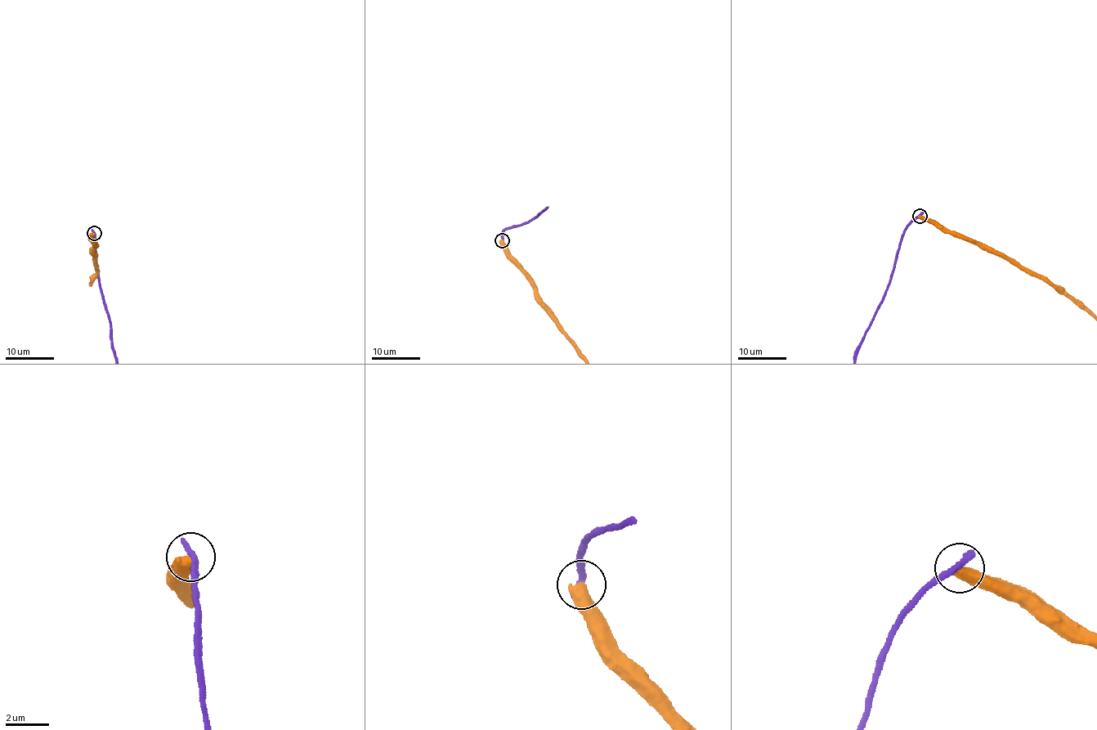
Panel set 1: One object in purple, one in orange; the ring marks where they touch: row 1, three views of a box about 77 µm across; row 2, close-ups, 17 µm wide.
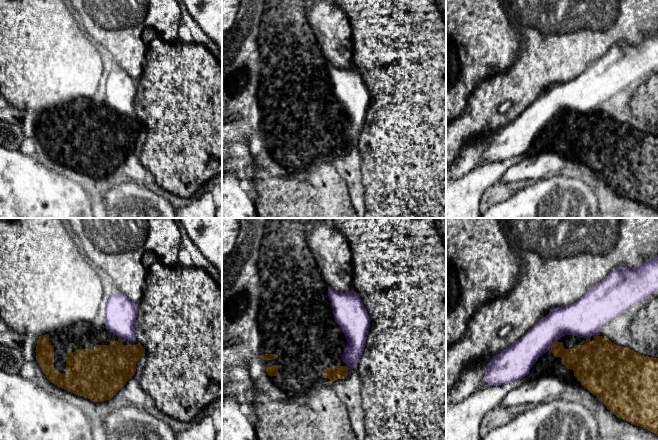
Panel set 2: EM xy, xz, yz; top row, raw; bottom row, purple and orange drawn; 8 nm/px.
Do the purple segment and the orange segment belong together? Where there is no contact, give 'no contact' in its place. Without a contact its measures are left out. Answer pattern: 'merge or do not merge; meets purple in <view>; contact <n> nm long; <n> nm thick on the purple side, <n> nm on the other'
do not merge; meets purple in yz; contact 70 nm long; 240 nm thick on the purple side, 200 nm on the other

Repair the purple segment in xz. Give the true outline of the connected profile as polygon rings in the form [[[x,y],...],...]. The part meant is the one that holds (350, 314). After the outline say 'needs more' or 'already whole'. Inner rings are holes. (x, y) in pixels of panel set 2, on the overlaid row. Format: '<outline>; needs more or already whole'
[[[328,288],[328,298],[335,322],[342,328],[347,339],[342,359],[348,369],[355,368],[366,345],[370,317],[360,296],[353,290],[343,293]]]; already whole

